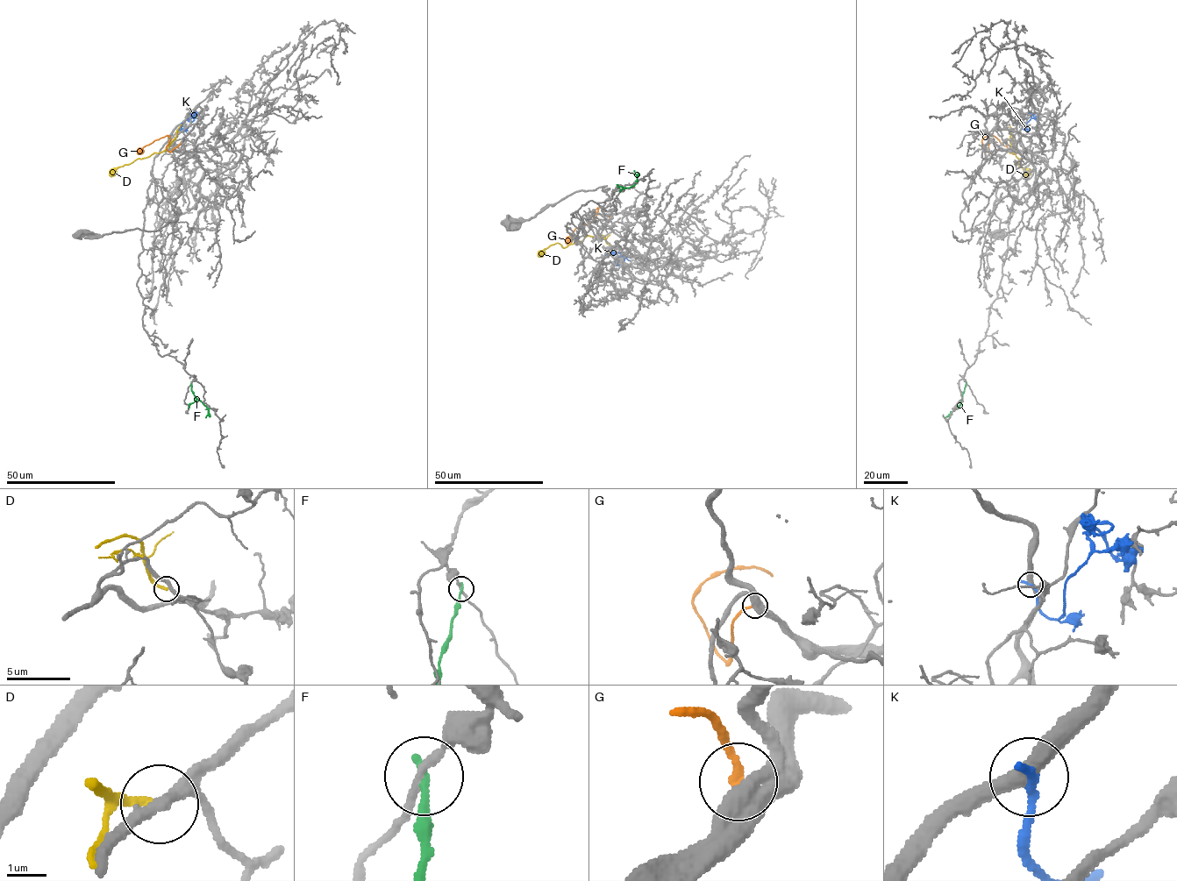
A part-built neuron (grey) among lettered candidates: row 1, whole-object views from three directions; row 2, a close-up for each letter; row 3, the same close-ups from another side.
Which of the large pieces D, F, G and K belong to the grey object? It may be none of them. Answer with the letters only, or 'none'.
none

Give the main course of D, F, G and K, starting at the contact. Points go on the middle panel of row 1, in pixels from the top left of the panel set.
D: (609, 244), (603, 235), (588, 235), (565, 247), (559, 243), (548, 245), (538, 256)
F: (619, 192), (634, 185), (637, 175), (634, 170)
G: (609, 218), (607, 214), (597, 213), (595, 210), (597, 208), (595, 219), (576, 228), (566, 244)
K: (609, 246), (623, 256), (618, 257), (629, 260)

